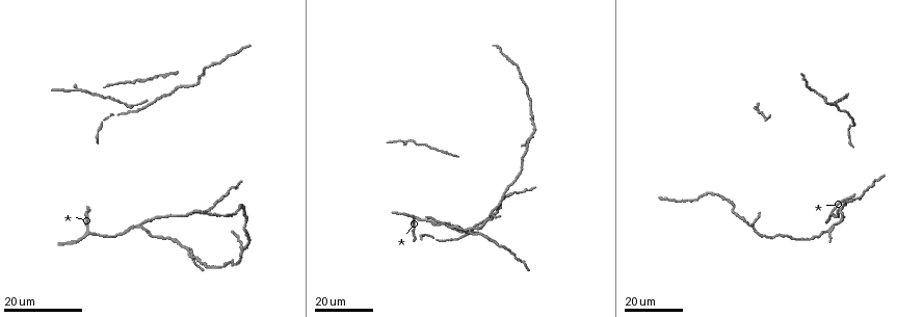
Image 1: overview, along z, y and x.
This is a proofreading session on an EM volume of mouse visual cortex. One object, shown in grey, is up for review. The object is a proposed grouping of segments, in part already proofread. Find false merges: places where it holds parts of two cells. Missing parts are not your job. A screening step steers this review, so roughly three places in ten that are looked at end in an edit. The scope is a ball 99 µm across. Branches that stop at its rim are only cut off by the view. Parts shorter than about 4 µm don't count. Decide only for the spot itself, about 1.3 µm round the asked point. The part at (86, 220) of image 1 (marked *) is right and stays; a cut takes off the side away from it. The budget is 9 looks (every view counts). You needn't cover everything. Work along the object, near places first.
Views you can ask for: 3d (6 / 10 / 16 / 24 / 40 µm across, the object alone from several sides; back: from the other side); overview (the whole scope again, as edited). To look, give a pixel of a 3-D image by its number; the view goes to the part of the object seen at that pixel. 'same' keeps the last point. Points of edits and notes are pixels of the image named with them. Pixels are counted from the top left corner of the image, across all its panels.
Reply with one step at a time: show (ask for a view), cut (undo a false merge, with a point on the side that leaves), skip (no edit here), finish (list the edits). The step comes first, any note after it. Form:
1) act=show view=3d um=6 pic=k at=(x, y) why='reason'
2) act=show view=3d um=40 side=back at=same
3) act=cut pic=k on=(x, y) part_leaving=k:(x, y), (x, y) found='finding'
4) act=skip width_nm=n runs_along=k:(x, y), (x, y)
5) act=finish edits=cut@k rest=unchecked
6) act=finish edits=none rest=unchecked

act=show view=3d um=24 pic=1 at=(413, 215) why='three arms meet'

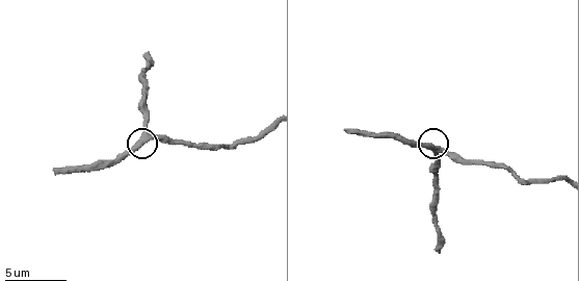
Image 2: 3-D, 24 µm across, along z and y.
act=show view=3d um=10 pic=2 at=(439, 148)

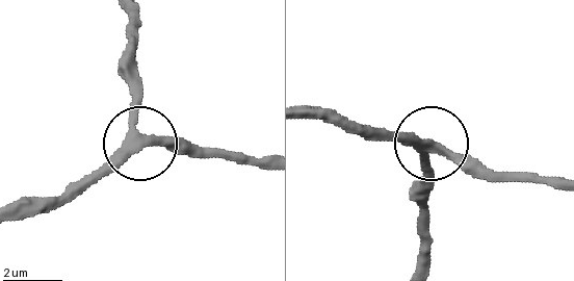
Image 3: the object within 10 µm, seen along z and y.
act=skip runs_along=3:(422, 218), (425, 148), (358, 130) found='continuous, no second cell'

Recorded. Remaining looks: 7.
act=show view=3d um=24 pic=1 at=(831, 227)

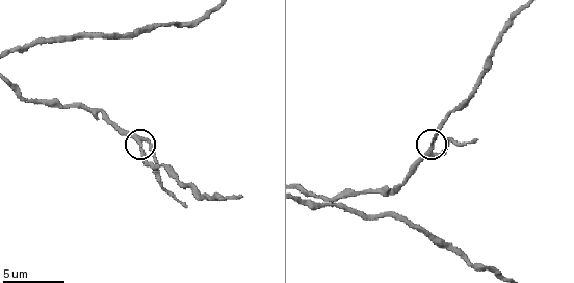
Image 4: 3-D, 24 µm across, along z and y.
act=show view=3d um=10 pic=4 at=(435, 154)

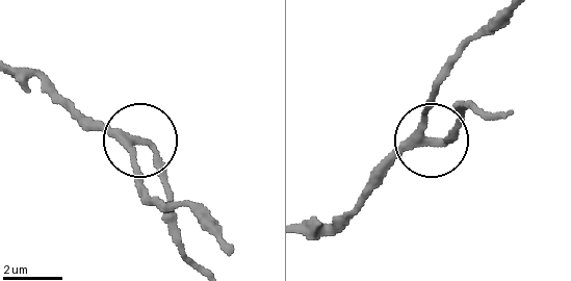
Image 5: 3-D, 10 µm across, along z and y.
act=skip arms=3 runs_along=5:(305, 233), (335, 226), (410, 151), (444, 138), (459, 117) found='one cell here'

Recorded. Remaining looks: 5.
act=show view=3d um=16 pic=1 at=(751, 223) why='four arms meet'

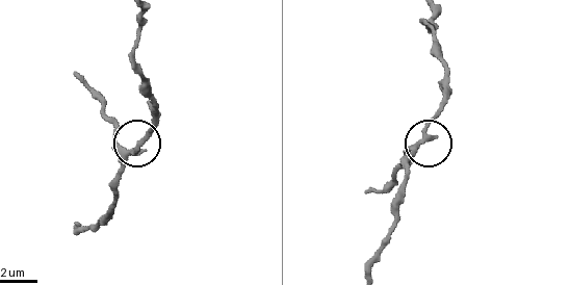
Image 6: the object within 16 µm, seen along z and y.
act=show view=3d um=6 pic=6 at=(414, 146) why='closer look'

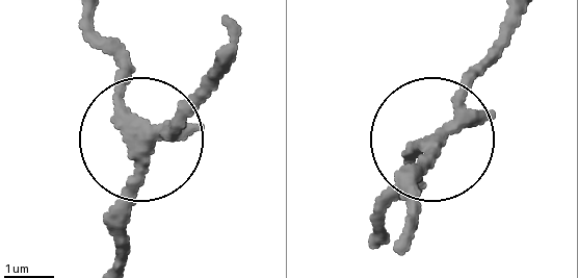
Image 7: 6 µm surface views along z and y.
act=skip side_arm_um=6 runs_along=7:(402, 232), (431, 137), (386, 228) found='continuous, no second cell'

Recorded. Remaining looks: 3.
act=show view=3d um=24 pic=1 at=(141, 226) why='three arms meet'

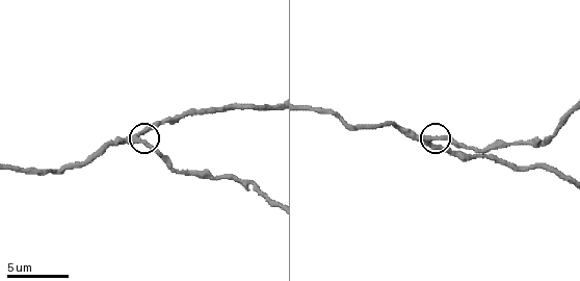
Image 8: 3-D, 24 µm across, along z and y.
act=show view=3d um=6 pic=8 at=(137, 137)

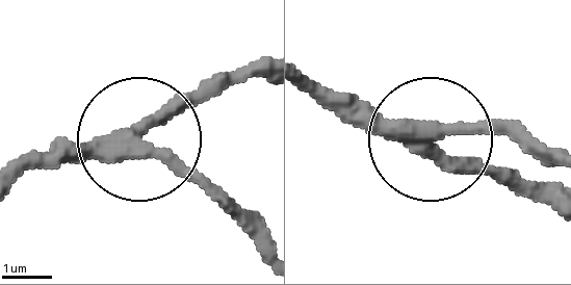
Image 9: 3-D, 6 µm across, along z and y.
act=skip runs_along=9:(303, 84), (353, 97), (510, 187) found='one cell here'

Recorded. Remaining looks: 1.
act=finish edits=none rest=unchecked

